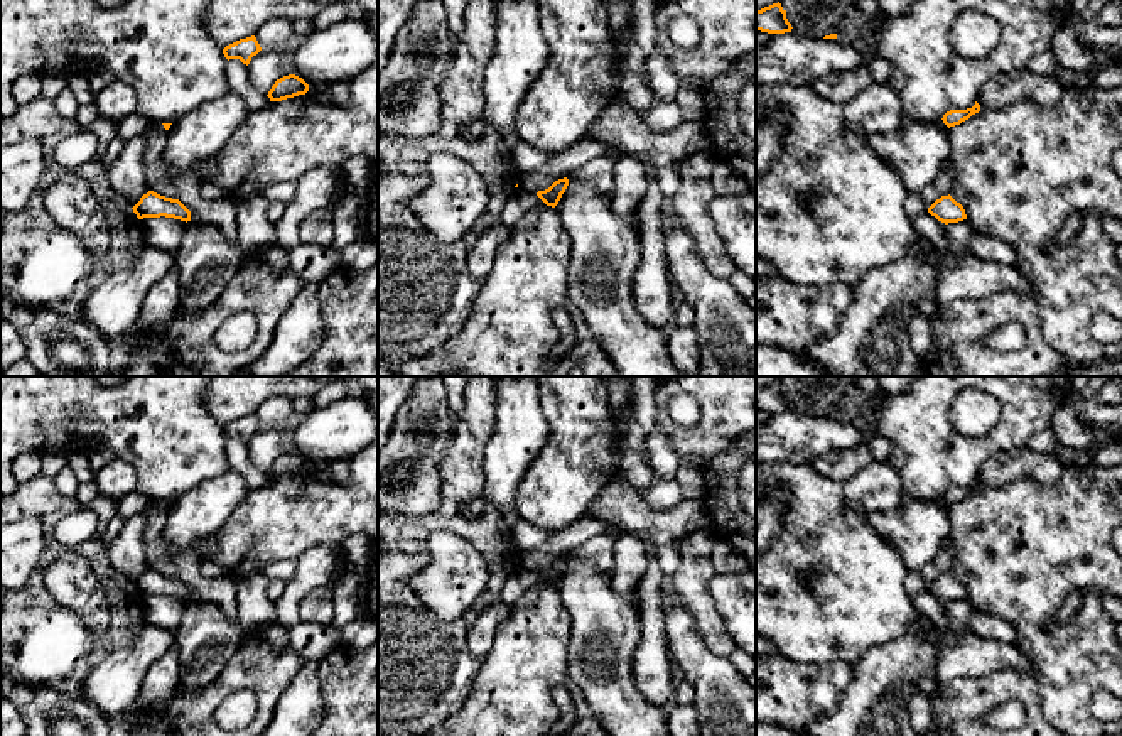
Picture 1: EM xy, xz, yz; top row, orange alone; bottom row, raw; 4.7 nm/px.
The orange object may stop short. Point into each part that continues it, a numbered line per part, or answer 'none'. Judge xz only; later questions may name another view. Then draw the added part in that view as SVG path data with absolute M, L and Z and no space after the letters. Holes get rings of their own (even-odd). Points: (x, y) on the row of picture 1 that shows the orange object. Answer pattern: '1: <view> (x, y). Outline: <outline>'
none

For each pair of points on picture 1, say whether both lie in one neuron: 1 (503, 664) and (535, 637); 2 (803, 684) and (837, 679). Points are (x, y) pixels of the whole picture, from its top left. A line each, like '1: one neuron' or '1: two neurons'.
1: one neuron
2: one neuron

